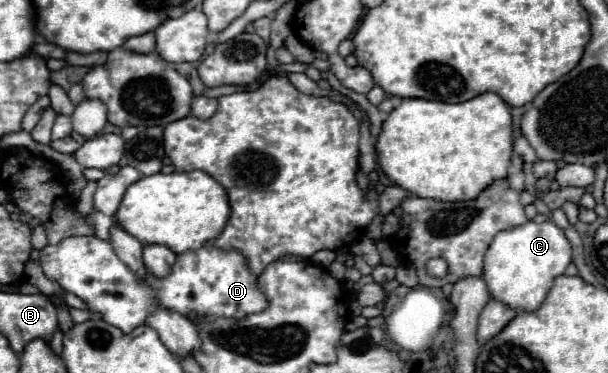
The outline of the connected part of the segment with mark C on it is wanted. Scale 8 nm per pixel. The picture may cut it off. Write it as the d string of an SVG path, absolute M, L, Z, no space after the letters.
M526 222L512 232L498 232L484 258L484 280L490 296L514 310L536 312L554 278L562 276L570 264L570 244L554 222Z

